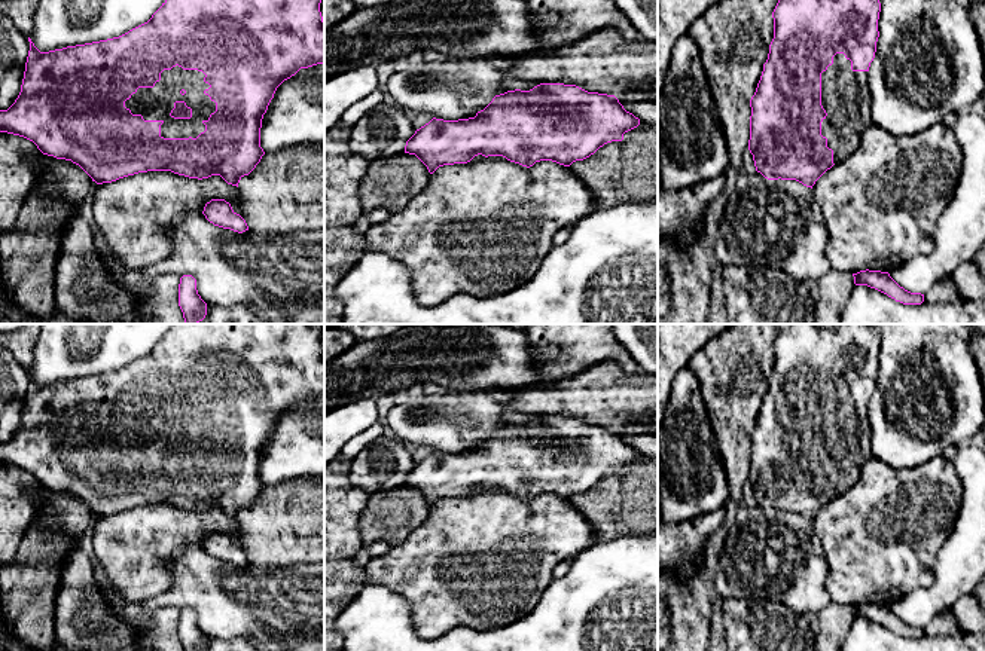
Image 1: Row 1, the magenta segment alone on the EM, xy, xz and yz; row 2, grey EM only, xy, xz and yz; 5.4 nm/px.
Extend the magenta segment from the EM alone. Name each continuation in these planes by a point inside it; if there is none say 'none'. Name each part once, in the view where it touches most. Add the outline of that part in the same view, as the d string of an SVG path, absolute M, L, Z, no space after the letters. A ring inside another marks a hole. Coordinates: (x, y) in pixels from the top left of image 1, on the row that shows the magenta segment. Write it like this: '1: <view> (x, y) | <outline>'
1: xy (155, 103) | M179 65L164 70L153 88L138 88L125 101L125 107L132 114L141 114L144 120L162 120L161 137L164 138L196 138L205 131L202 122L216 111L216 103L204 94L210 88L204 77L202 71L183 70ZM176 101L185 101L192 108L190 119L170 116Z

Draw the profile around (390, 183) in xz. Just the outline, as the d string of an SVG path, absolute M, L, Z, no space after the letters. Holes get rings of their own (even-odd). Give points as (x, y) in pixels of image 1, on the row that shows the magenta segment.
M409 153L376 158L360 180L357 196L363 213L384 208L390 214L402 211L430 180L427 166Z

